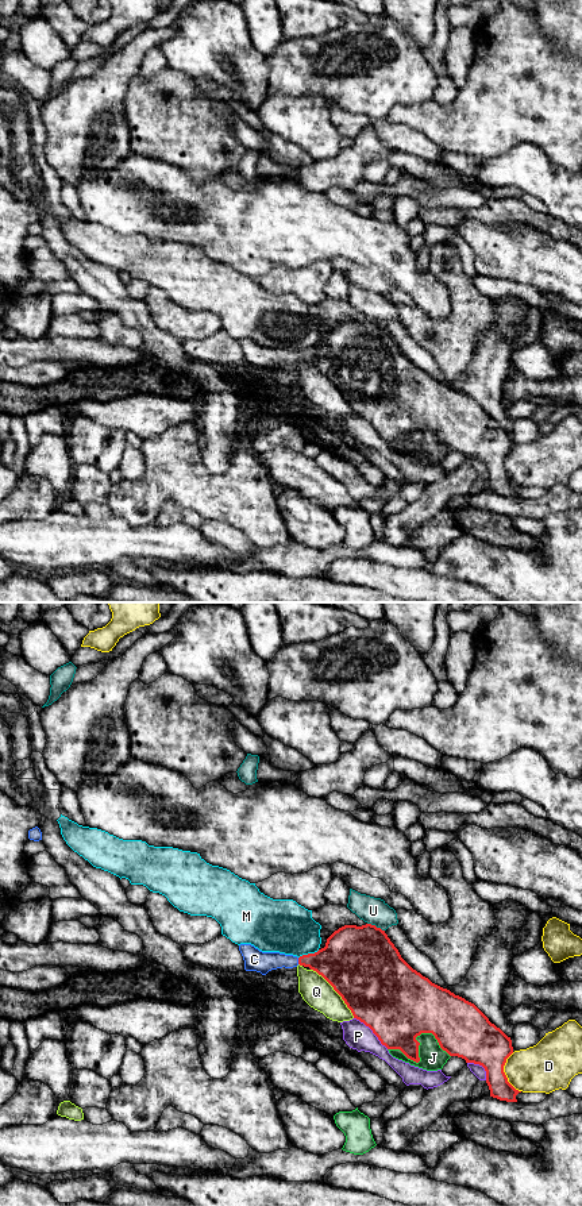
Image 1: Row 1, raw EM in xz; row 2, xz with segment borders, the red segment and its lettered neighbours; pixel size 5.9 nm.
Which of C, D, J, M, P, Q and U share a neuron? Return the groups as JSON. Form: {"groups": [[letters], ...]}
{"groups": [["C"], ["D"], ["J"], ["M"], ["P"], ["Q"], ["U"]]}

